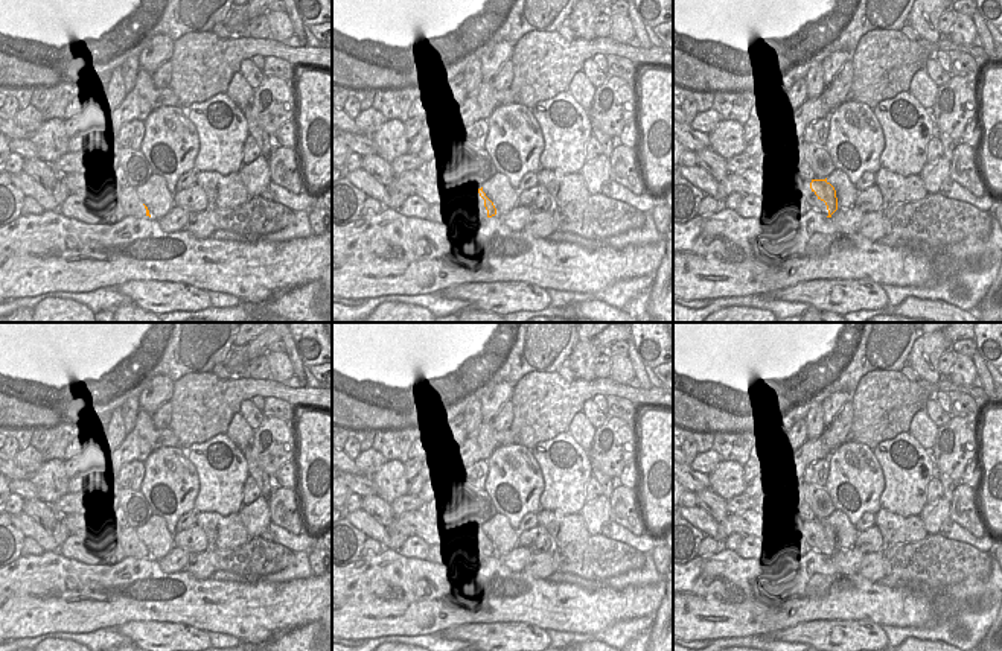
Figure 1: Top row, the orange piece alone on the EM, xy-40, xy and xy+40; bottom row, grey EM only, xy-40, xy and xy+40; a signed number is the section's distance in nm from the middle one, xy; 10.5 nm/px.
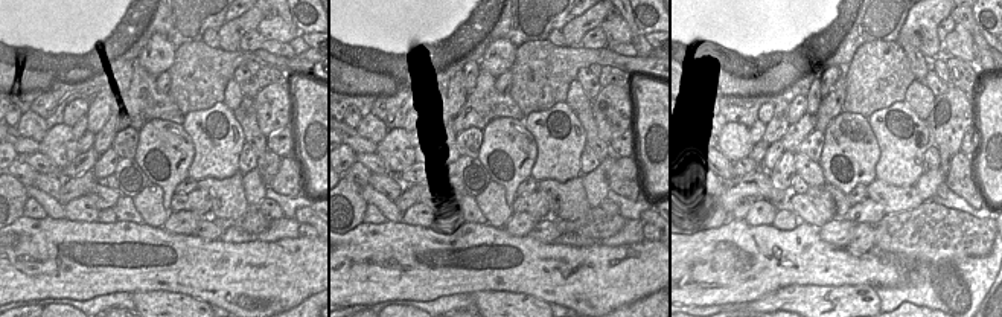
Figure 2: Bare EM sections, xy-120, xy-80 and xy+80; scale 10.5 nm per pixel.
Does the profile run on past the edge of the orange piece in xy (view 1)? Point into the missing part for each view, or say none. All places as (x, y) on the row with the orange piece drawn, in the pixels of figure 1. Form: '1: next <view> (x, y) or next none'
1: next none

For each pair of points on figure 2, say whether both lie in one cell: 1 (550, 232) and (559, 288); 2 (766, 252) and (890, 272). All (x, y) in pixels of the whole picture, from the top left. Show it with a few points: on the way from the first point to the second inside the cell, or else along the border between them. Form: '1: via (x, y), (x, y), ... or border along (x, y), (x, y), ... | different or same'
1: border along (527, 235), (542, 243), (552, 243) | different
2: via (797, 258), (824, 265), (859, 268) | same

